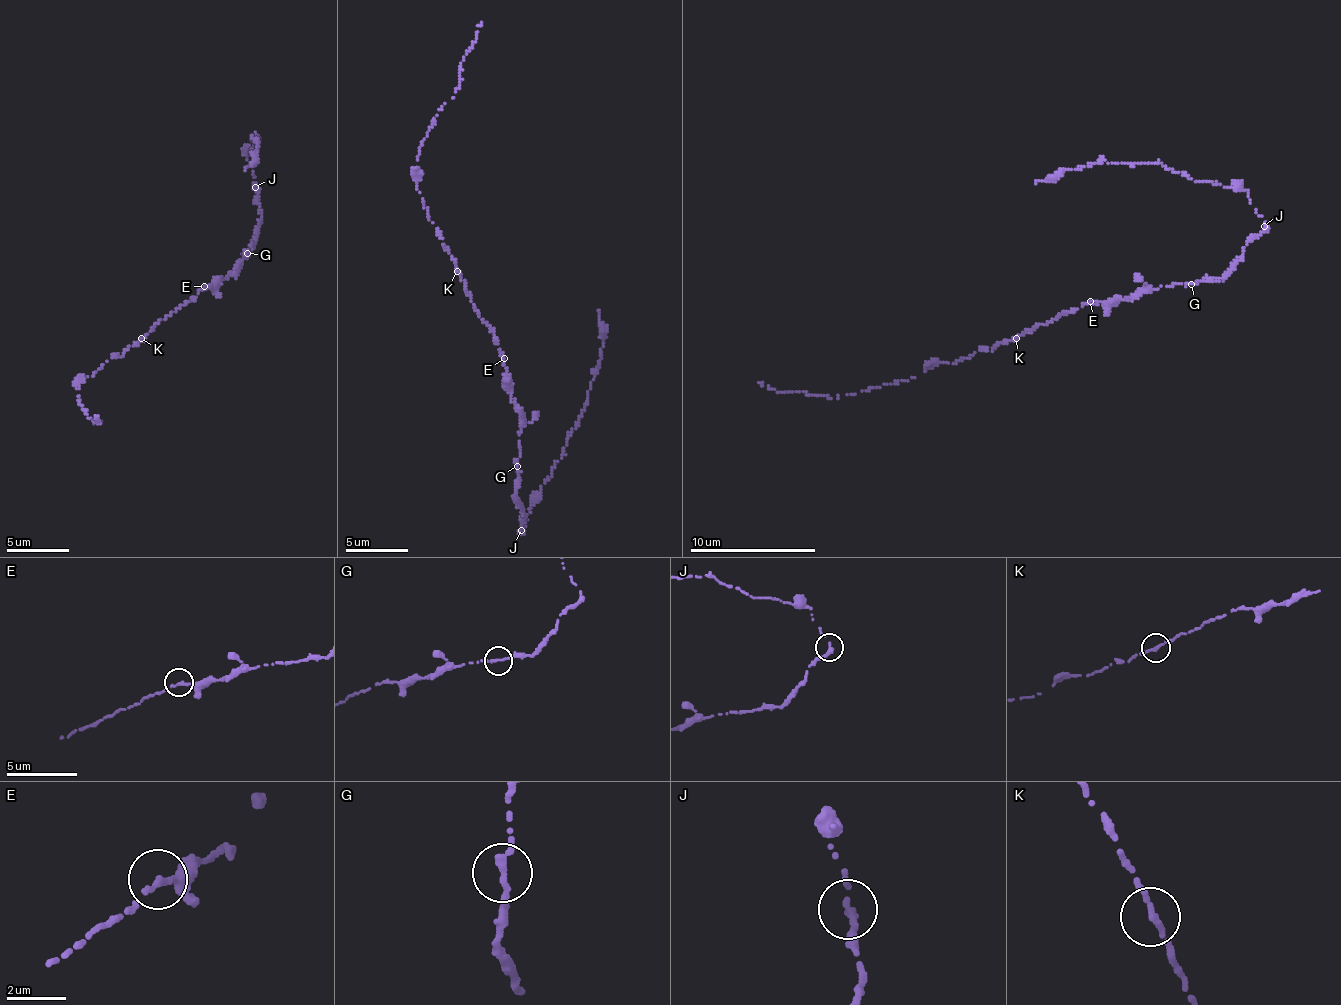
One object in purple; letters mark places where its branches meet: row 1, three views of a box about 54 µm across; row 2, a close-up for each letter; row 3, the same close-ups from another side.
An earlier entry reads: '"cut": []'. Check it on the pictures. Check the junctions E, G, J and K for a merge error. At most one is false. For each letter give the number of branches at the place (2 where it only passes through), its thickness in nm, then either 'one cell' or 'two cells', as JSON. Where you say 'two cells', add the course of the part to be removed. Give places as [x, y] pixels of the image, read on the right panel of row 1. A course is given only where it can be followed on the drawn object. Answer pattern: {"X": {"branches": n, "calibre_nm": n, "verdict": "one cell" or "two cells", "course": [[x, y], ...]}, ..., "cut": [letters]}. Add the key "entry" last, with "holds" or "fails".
{"E": {"branches": 2, "calibre_nm": 200, "verdict": "one cell"}, "G": {"branches": 2, "calibre_nm": 220, "verdict": "one cell"}, "J": {"branches": 2, "calibre_nm": 240, "verdict": "two cells", "course": [[1265, 225], [1248, 193], [1195, 182], [1158, 163], [1088, 163], [1036, 184]]}, "K": {"branches": 2, "calibre_nm": 200, "verdict": "one cell"}, "cut": ["J"], "entry": "fails"}

